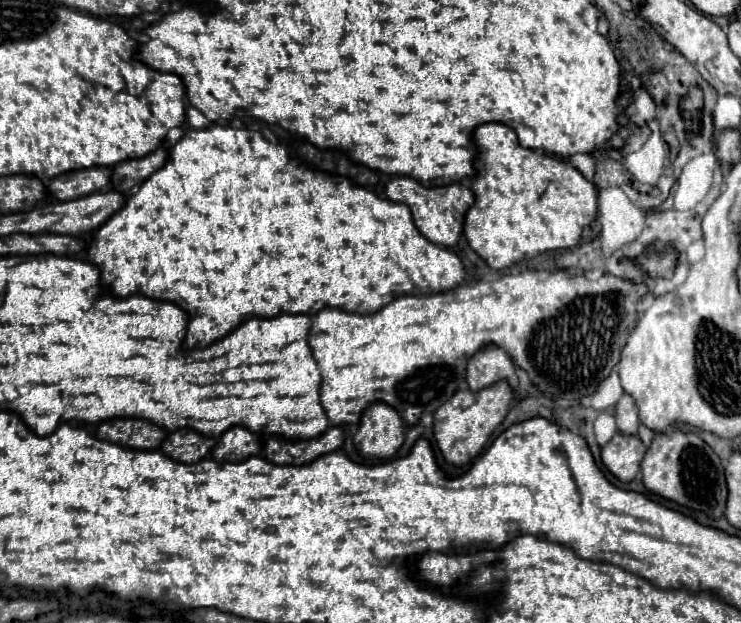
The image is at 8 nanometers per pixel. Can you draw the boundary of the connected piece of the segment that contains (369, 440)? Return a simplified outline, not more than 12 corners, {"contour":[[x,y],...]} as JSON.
{"contour":[[393,407],[363,411],[353,443],[365,459],[389,459],[405,425]]}

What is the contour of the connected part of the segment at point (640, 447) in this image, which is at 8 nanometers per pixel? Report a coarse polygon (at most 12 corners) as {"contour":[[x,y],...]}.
{"contour":[[617,433],[601,449],[601,461],[619,481],[639,473],[645,445]]}

